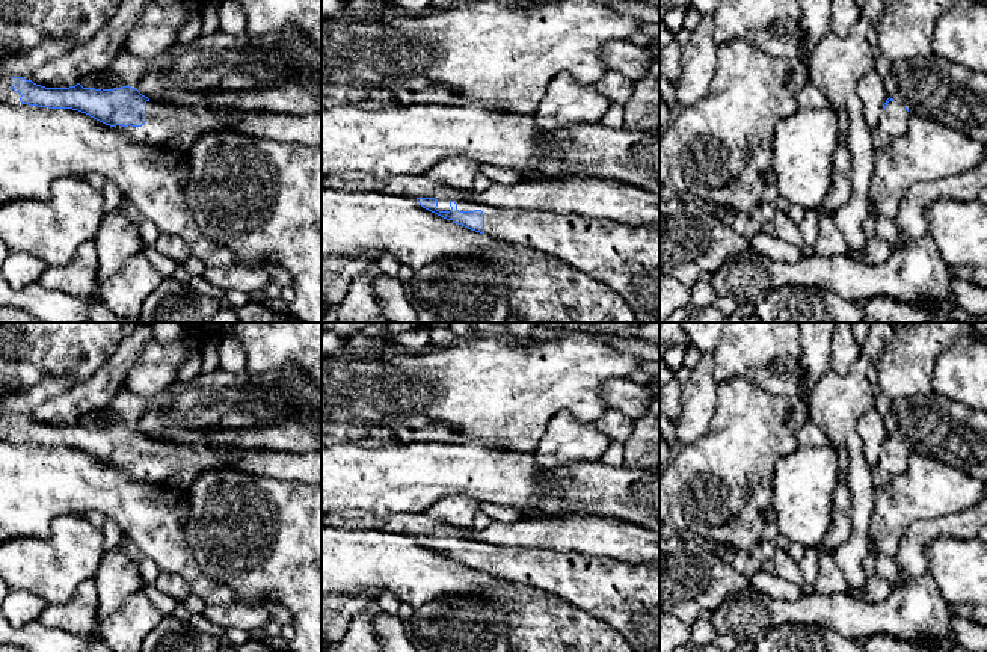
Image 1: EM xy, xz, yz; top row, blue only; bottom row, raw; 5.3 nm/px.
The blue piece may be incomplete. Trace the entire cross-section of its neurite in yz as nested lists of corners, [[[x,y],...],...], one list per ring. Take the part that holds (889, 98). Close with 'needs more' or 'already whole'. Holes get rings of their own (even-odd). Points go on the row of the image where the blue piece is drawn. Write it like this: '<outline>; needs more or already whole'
[[[887,98],[883,104],[880,124],[872,131],[872,143],[875,149],[887,148],[895,139],[902,136],[909,127],[910,112],[898,100]]]; needs more

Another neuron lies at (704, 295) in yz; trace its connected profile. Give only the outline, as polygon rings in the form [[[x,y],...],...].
[[[712,272],[703,273],[693,285],[693,299],[690,302],[691,311],[715,305],[717,294],[712,288]]]

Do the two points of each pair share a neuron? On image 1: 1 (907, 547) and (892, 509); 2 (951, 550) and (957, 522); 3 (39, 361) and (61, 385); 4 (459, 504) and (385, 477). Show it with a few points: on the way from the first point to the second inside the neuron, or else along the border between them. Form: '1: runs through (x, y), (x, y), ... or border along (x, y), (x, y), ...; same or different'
1: border along (933, 518), (915, 521), (906, 530), (894, 557); different
2: border along (971, 538), (934, 538), (925, 547), (924, 557); different
3: border along (74, 381), (43, 378), (21, 390); different
4: border along (476, 498), (444, 495), (423, 512); different

